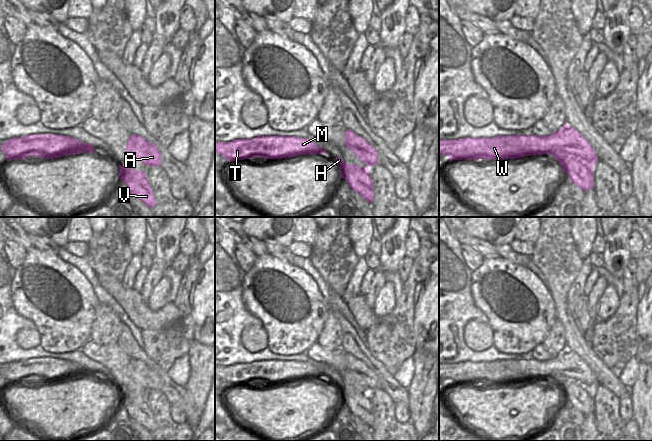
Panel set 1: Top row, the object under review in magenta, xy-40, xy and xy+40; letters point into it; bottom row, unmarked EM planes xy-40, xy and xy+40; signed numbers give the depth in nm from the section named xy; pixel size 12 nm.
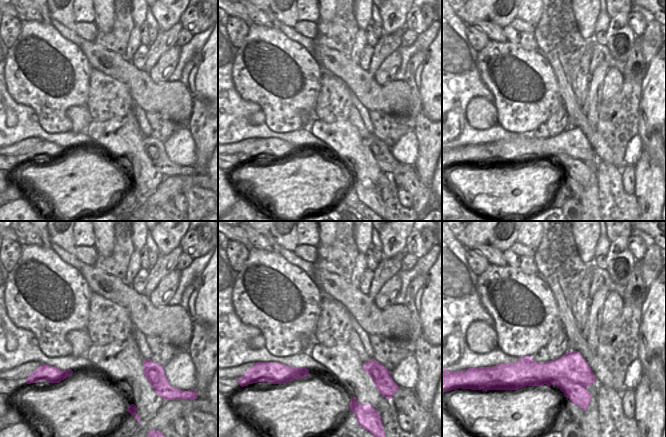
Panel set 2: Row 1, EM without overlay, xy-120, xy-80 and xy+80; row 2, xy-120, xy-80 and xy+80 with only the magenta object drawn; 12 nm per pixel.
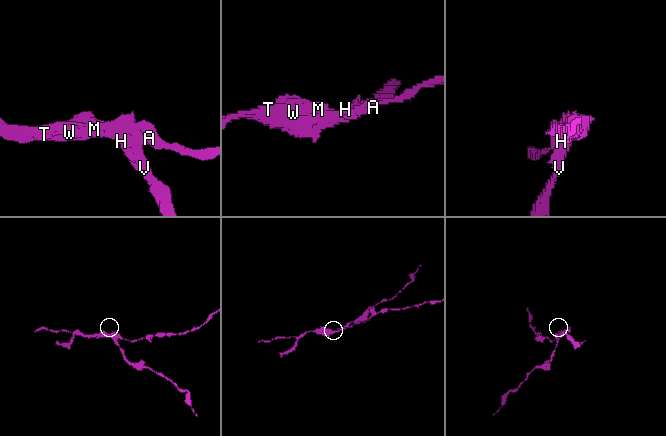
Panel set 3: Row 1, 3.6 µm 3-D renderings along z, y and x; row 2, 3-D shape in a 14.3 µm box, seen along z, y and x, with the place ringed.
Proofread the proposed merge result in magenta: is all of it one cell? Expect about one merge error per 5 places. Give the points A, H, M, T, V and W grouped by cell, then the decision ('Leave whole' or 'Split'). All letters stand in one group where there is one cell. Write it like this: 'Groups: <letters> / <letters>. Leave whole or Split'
Groups: A M T W / H V. Split.

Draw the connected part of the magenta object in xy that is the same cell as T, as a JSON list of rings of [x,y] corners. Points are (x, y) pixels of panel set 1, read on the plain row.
[[[258,360],[251,363],[237,363],[231,366],[215,366],[215,376],[228,386],[255,382],[282,383],[289,375],[295,380],[306,378],[326,378],[326,373],[319,372],[308,362],[288,362],[286,360]]]

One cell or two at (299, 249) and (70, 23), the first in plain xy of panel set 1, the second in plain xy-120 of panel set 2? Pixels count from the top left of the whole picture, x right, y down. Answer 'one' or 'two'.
two

